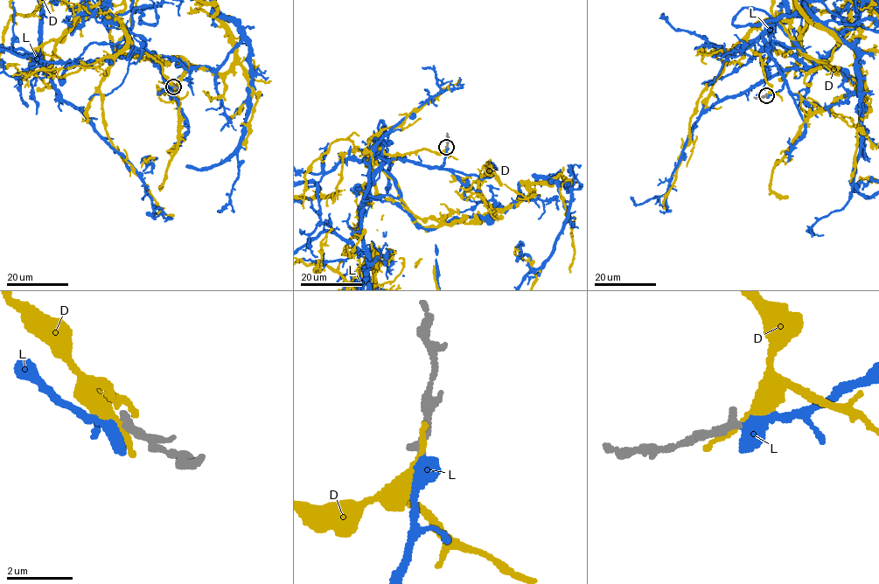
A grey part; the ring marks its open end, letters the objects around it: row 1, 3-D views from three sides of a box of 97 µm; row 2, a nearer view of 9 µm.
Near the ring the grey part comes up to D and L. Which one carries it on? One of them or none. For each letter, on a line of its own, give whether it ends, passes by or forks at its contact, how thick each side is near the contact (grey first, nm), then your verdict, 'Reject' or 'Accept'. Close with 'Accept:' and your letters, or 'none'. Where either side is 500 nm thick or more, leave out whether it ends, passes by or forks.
D: It ends there. Thickness 280 nm (grey) against 180 nm. Reject
L: Thickness 280 nm (grey) against 500 nm. Accept
Accept: L

